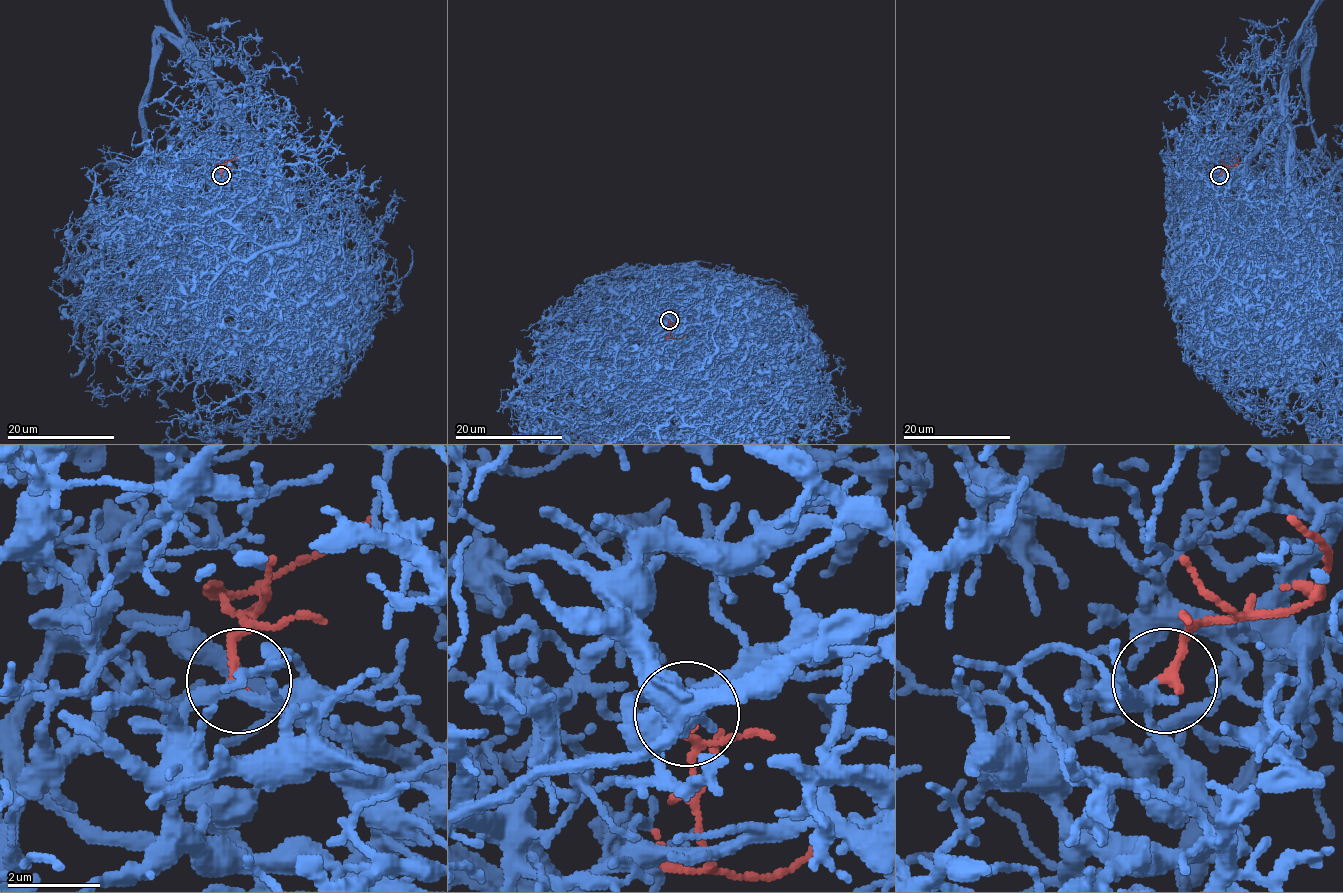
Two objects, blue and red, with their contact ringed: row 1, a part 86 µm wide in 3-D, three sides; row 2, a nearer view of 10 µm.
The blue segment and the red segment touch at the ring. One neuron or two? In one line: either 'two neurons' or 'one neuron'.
one neuron

